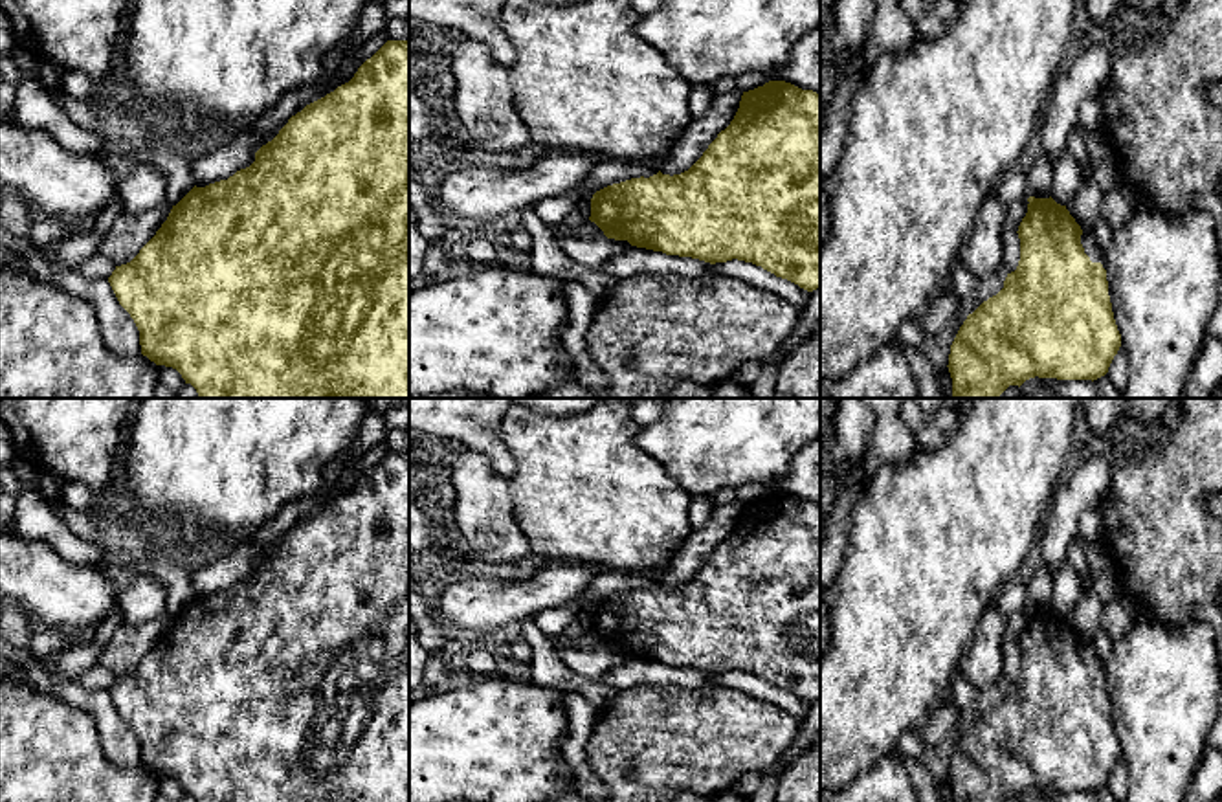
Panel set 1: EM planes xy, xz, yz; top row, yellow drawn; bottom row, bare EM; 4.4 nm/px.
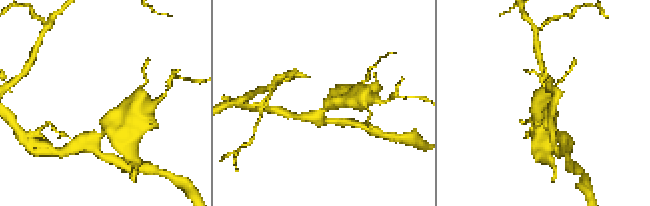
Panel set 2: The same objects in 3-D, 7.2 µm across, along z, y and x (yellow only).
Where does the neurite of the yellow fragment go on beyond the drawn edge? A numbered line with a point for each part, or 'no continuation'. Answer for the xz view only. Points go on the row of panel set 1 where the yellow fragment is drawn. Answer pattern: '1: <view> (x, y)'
no continuation

